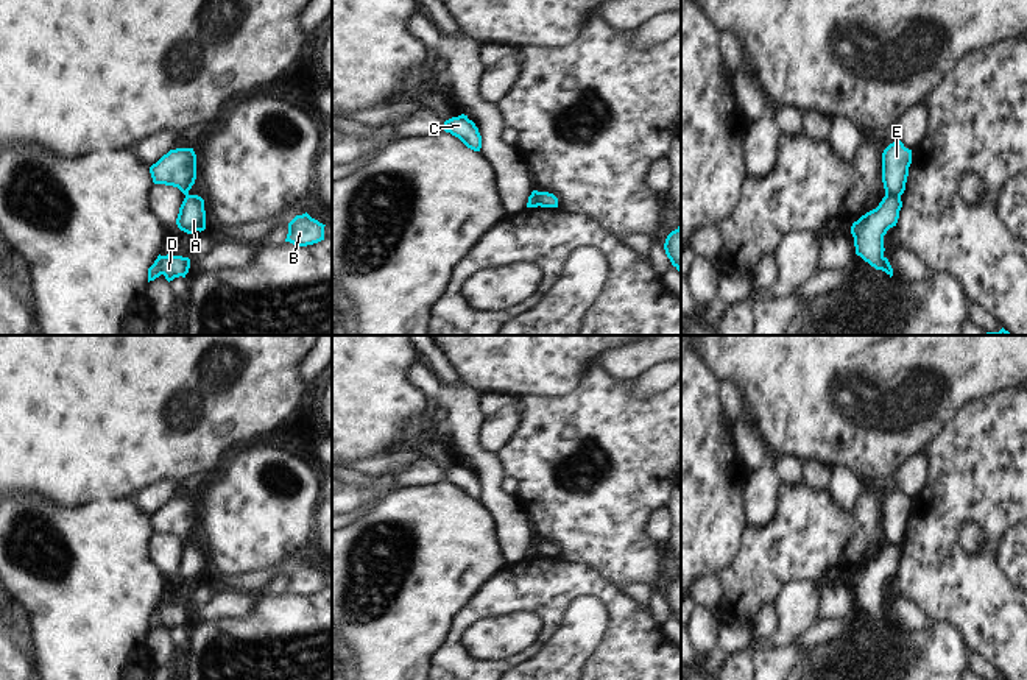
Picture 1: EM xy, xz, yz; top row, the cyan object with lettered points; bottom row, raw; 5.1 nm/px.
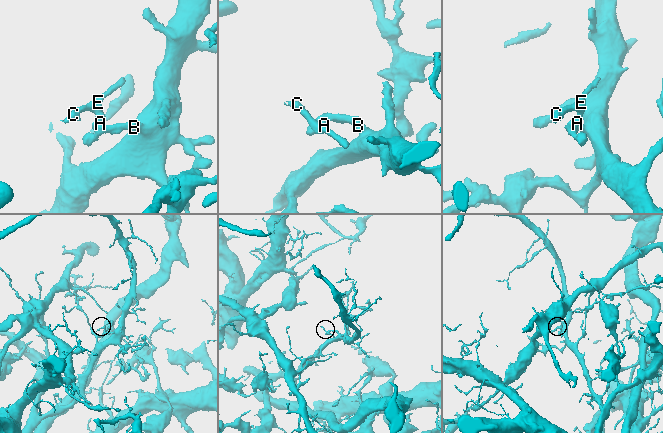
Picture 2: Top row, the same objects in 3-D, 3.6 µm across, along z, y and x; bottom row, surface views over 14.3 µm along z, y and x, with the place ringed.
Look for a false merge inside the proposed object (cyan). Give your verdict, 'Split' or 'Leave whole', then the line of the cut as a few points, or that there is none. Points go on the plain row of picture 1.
Split. Split along yz (885, 541), (893, 541), (899, 546).

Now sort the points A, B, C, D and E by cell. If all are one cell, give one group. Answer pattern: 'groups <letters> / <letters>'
groups A B D / C E

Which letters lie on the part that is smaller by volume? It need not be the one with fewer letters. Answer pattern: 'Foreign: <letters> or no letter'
Foreign: C, E

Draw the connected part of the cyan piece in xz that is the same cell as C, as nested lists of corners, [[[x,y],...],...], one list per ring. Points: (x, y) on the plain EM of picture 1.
[[[461,463],[444,471],[444,480],[458,487],[468,498],[480,501],[482,485],[478,477],[468,465]]]

